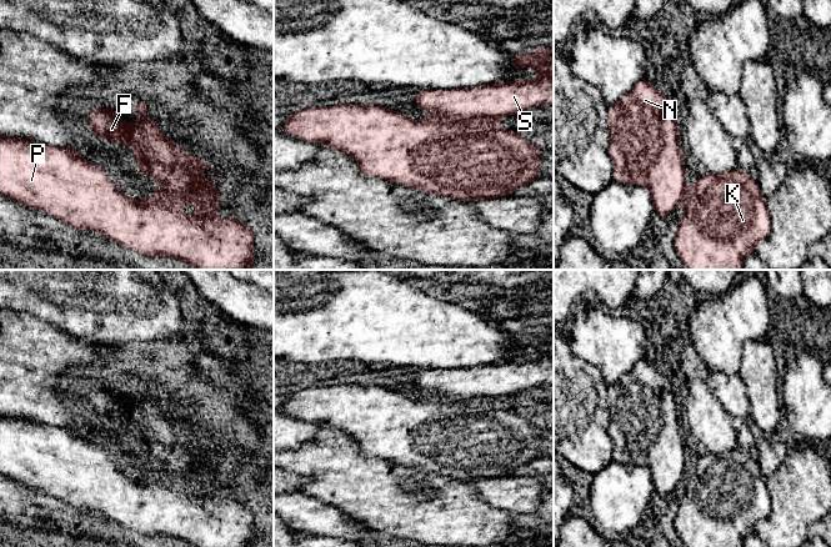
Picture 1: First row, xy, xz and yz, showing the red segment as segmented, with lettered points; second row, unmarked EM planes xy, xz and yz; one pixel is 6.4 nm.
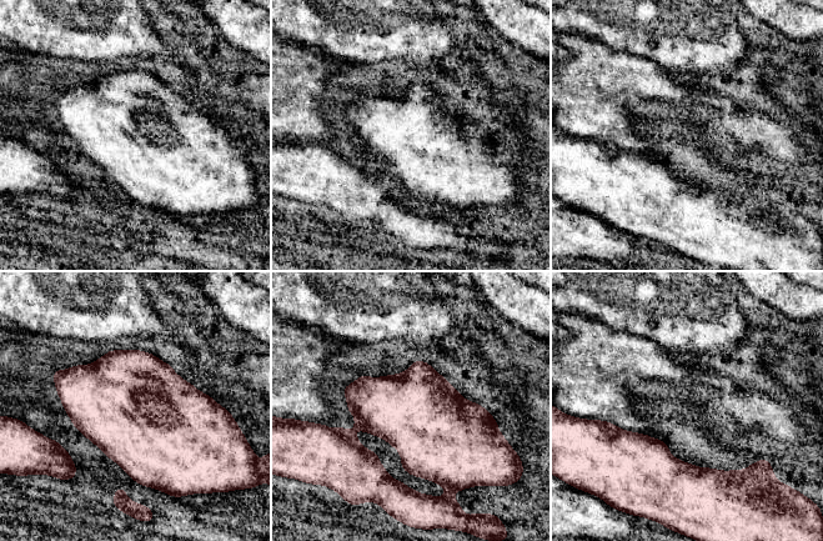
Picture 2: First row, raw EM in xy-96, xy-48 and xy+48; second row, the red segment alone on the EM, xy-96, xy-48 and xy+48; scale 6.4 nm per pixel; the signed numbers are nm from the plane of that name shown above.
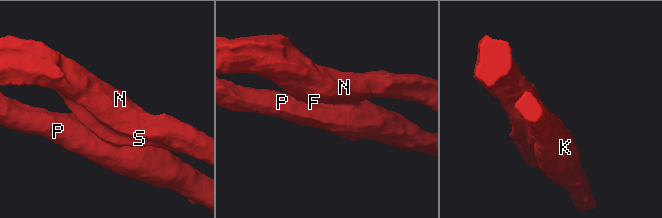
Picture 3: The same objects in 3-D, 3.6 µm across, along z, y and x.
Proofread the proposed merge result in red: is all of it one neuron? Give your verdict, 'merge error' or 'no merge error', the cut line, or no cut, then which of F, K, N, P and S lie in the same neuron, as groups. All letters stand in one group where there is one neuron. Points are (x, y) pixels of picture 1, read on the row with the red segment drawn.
merge error | xz (436, 116), (446, 119), (499, 118) | F N S / K P

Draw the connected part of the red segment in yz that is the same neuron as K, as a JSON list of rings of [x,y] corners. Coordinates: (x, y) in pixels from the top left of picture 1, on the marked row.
[[[740,167],[699,176],[681,200],[685,215],[676,226],[674,249],[687,270],[742,270],[744,259],[756,255],[756,245],[771,231],[766,199],[756,180]]]

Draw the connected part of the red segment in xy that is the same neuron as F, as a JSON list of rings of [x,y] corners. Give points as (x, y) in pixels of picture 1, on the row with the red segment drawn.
[[[136,104],[135,107],[139,114],[139,120],[135,124],[125,124],[120,114],[110,109],[92,107],[89,117],[90,134],[97,139],[105,137],[114,142],[127,144],[135,156],[131,160],[139,165],[136,170],[145,172],[159,184],[159,192],[156,195],[161,195],[166,199],[185,199],[196,191],[211,192],[215,195],[215,192],[219,191],[219,185],[215,186],[212,181],[200,175],[199,171],[209,167],[211,171],[216,171],[220,175],[220,181],[221,172],[209,162],[201,162],[197,156],[185,152],[176,140],[169,140],[164,136],[160,130],[160,122],[147,119],[144,115],[147,107],[146,104]]]

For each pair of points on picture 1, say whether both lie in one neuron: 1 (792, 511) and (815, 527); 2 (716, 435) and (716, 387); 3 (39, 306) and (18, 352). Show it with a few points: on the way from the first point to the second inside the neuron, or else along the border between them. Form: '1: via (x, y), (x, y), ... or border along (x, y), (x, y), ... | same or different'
1: border along (817, 520), (810, 526), (807, 533) | different
2: border along (705, 380), (711, 394), (732, 420) | different
3: border along (13, 310), (46, 320), (61, 330) | different

